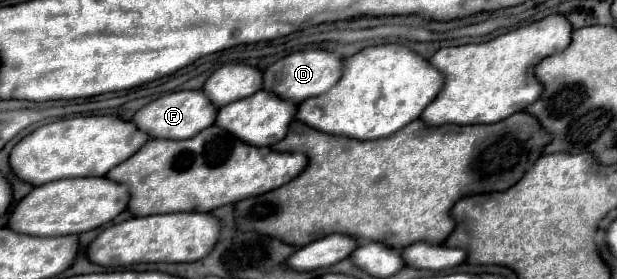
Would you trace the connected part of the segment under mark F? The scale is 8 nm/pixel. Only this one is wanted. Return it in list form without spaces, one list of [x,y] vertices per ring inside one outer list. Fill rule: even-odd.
[[[181,90],[181,92],[171,92],[165,94],[149,104],[145,104],[141,110],[135,112],[133,122],[137,122],[137,128],[141,128],[141,132],[145,132],[151,138],[173,138],[173,140],[181,140],[181,138],[189,138],[195,136],[197,132],[213,126],[215,116],[217,116],[217,108],[213,104],[209,104],[211,100],[201,92],[201,90]]]

